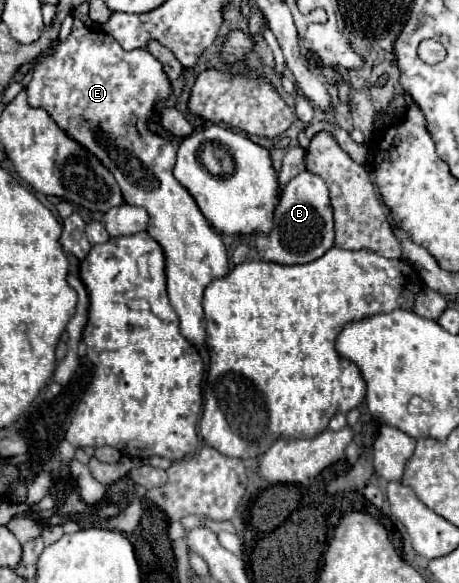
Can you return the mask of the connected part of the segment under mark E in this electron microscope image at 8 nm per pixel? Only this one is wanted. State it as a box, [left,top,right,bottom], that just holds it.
[27,28,227,344]

